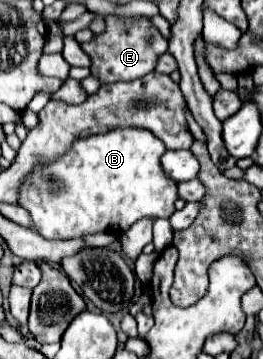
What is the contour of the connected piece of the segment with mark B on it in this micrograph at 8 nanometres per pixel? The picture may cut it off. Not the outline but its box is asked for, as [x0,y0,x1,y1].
[20,126,178,238]

